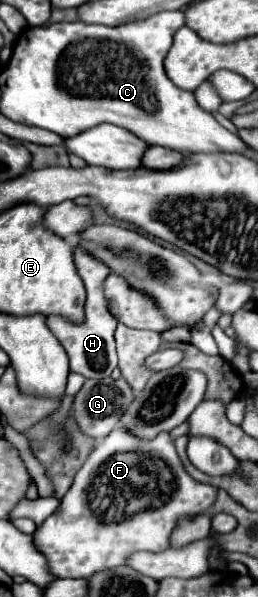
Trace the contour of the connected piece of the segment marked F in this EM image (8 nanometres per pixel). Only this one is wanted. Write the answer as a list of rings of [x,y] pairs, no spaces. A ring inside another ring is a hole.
[[[115,429],[115,431],[111,431],[111,433],[105,437],[105,441],[103,441],[99,447],[93,449],[93,453],[91,453],[89,459],[85,461],[85,465],[83,465],[83,467],[79,469],[79,473],[75,475],[75,481],[73,481],[71,489],[67,491],[67,495],[63,497],[59,509],[35,529],[35,533],[33,533],[33,543],[35,543],[37,551],[45,555],[51,575],[57,575],[57,577],[91,577],[91,575],[93,575],[95,571],[99,571],[99,569],[125,565],[127,555],[131,555],[133,551],[165,551],[165,549],[169,547],[169,533],[173,531],[177,519],[179,519],[181,515],[199,515],[199,513],[205,511],[213,501],[215,501],[215,487],[197,483],[195,479],[191,479],[191,475],[187,475],[187,471],[183,469],[183,465],[181,465],[181,461],[179,461],[179,457],[177,457],[175,445],[171,443],[169,435],[157,435],[157,437],[151,439],[151,441],[141,441],[141,439],[135,439],[133,435],[127,435],[127,431],[123,431],[123,429]]]

